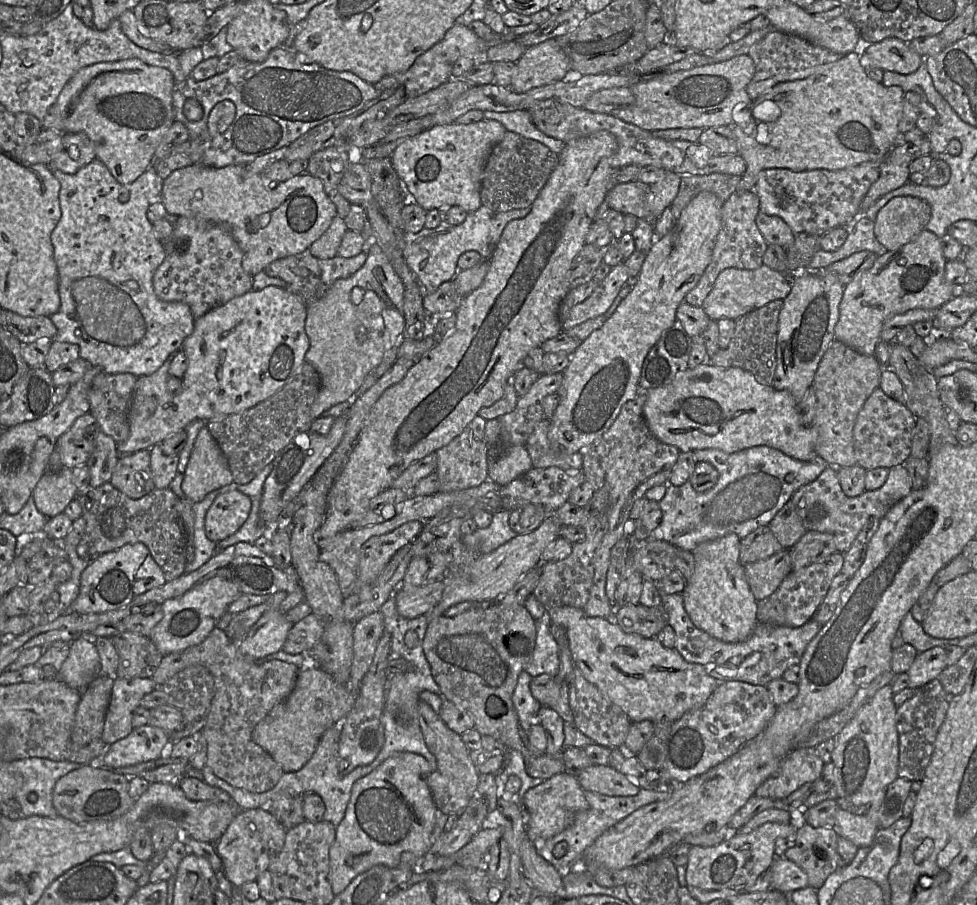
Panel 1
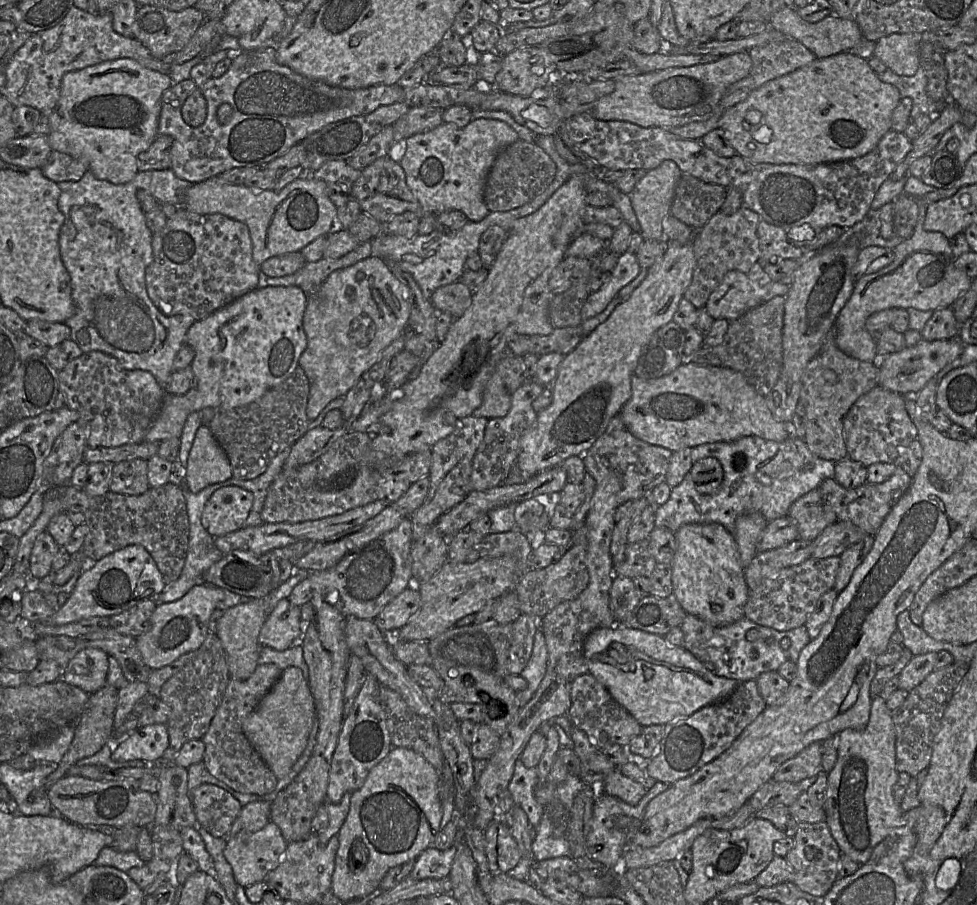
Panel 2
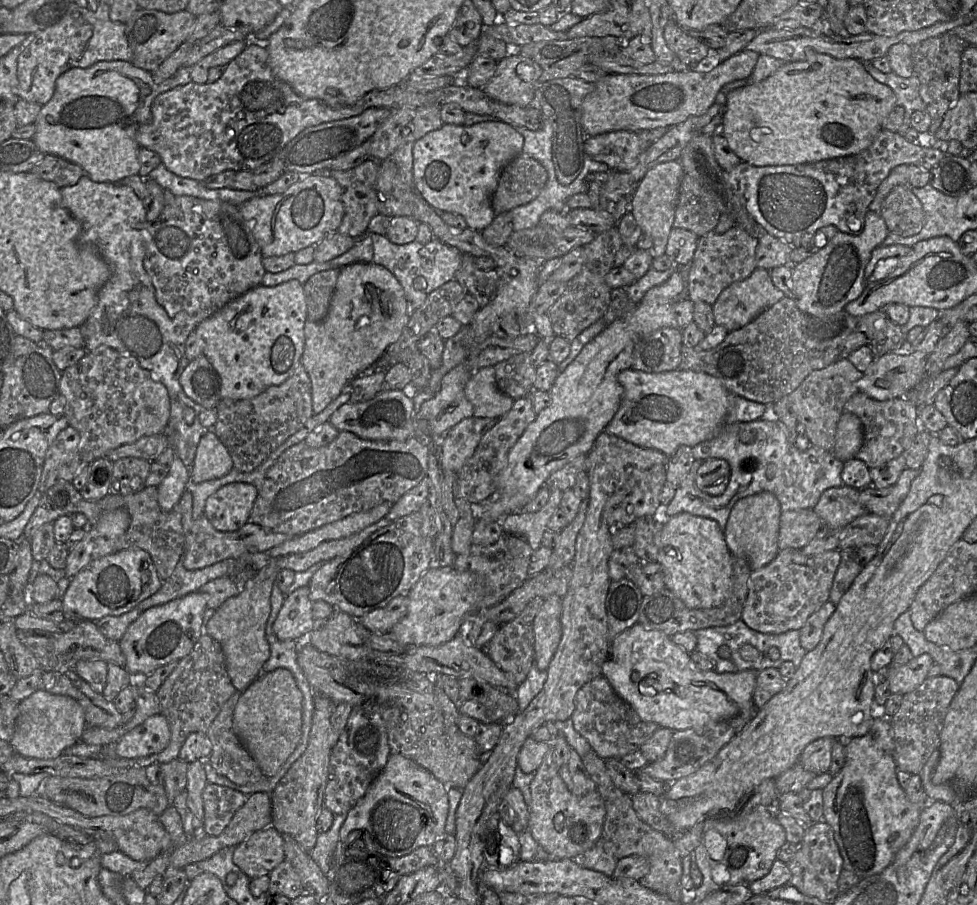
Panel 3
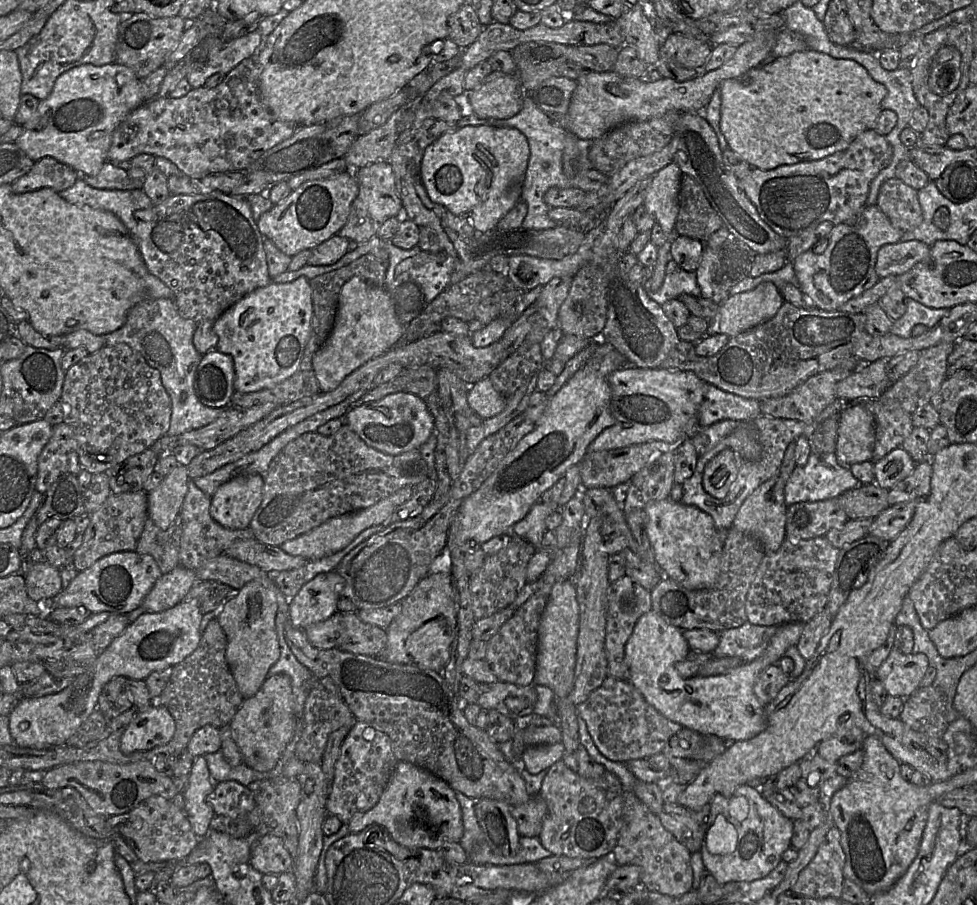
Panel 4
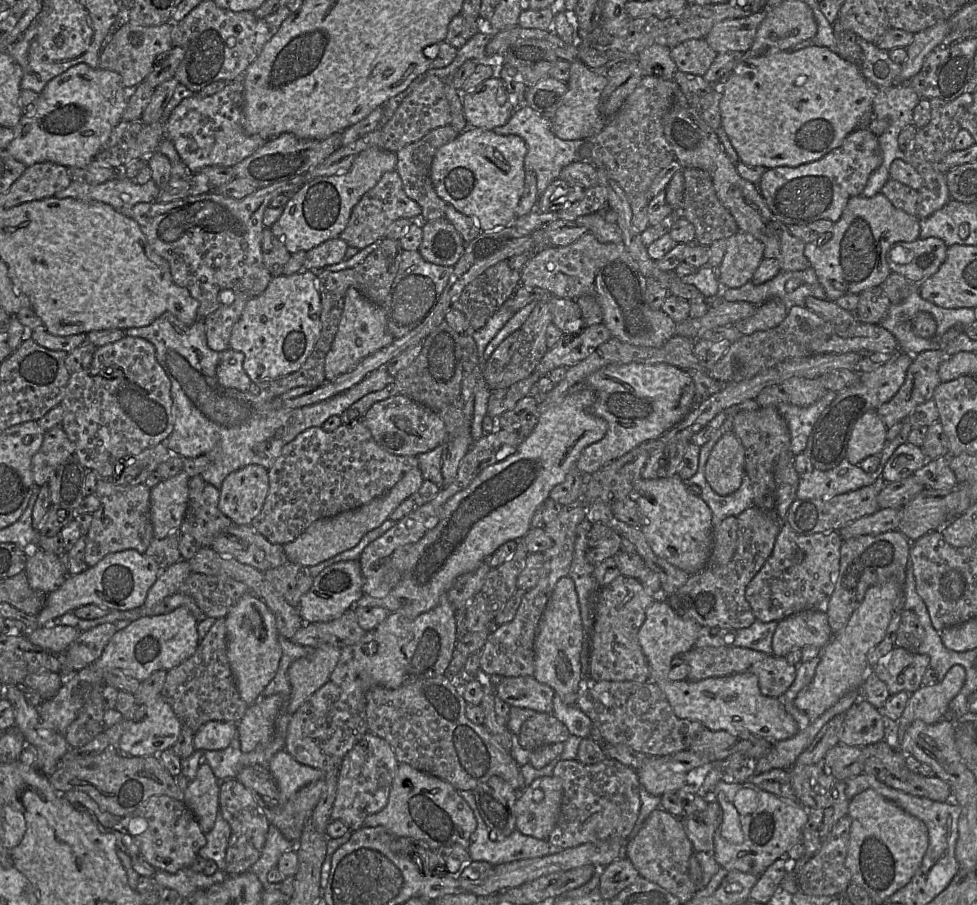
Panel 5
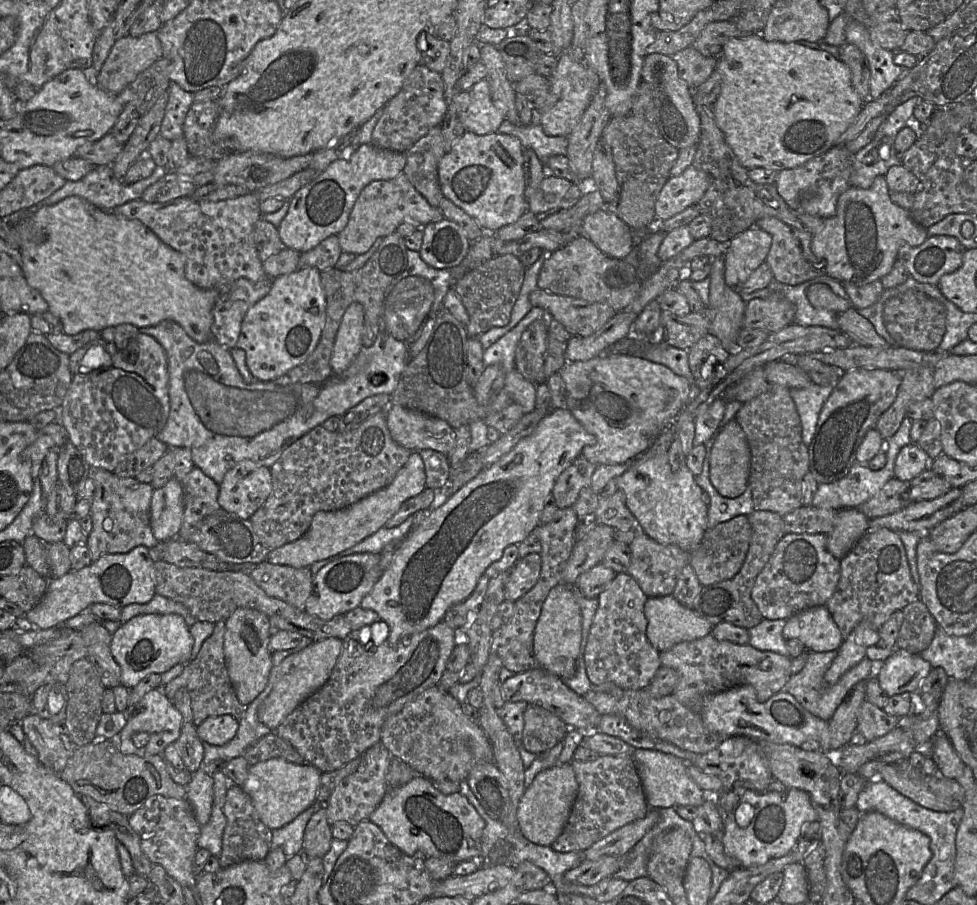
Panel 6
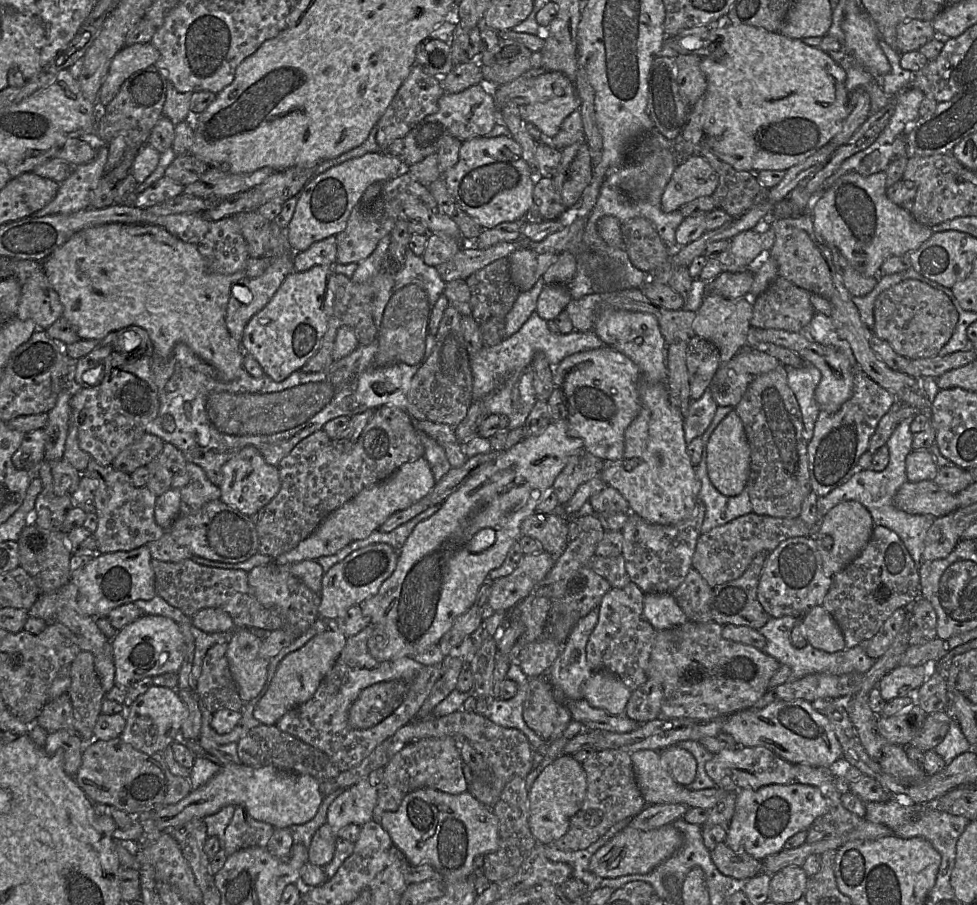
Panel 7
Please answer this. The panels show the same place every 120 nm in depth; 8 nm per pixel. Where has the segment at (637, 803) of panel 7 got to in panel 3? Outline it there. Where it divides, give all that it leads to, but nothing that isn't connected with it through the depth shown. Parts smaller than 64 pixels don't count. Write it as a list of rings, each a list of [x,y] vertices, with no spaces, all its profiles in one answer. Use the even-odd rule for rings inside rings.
[[[551,747],[545,754],[540,767],[535,771],[536,776],[530,784],[531,805],[528,829],[538,845],[543,847],[555,860],[565,858],[579,859],[602,836],[603,823],[606,815],[605,804],[597,790],[581,797],[574,795],[562,780],[559,769],[555,763],[553,749]]]

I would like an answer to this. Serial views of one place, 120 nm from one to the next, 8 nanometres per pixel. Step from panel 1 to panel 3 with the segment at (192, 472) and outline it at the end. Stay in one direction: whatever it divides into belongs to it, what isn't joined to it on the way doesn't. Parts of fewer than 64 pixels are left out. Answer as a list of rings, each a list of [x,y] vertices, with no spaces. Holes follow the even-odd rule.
[[[213,430],[206,431],[196,449],[190,468],[190,481],[201,483],[220,478],[233,468],[233,461],[226,447]]]

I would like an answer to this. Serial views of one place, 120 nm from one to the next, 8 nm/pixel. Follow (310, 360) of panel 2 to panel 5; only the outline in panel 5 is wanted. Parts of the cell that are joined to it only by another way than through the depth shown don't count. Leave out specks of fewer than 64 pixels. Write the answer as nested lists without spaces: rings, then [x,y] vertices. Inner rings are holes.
[[[354,287],[348,288],[337,333],[325,357],[324,372],[326,380],[331,381],[350,372],[362,359],[389,345],[393,340],[395,338],[387,328],[384,304],[383,306],[377,305],[364,297]]]

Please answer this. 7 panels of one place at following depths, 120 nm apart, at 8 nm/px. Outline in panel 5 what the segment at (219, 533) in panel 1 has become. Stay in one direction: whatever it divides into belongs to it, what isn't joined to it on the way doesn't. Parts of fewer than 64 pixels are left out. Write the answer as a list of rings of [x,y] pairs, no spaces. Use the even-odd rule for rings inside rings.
[[[250,464],[226,476],[219,488],[219,510],[237,525],[249,525],[269,491],[268,470]]]

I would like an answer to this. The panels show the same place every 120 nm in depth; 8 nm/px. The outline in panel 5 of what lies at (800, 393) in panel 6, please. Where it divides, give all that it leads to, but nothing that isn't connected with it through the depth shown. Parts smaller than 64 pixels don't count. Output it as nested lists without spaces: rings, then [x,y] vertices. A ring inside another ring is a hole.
[[[827,390],[818,401],[807,407],[799,407],[788,403],[781,403],[777,406],[778,412],[785,419],[789,428],[790,452],[794,456],[804,451],[814,425],[836,395],[837,392]]]

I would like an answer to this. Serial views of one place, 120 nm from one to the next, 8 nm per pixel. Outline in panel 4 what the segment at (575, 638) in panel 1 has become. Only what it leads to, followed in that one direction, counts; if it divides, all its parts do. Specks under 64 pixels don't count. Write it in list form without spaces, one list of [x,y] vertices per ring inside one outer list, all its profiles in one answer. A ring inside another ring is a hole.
[[[650,610],[638,619],[625,645],[628,681],[659,713],[684,728],[725,740],[748,740],[766,728],[765,705],[754,693],[756,680],[768,666],[778,663],[790,646],[797,645],[804,625],[802,622],[782,624],[762,655],[742,666],[723,674],[682,678],[675,664],[691,651],[683,631]]]

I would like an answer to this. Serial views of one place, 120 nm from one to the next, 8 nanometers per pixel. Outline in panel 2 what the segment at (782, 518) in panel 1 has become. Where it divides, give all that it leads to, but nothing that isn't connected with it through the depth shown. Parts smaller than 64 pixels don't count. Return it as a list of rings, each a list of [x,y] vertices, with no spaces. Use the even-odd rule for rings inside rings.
[[[819,489],[798,498],[790,506],[788,516],[797,524],[798,539],[810,542],[827,526],[838,521],[835,512],[823,501]]]

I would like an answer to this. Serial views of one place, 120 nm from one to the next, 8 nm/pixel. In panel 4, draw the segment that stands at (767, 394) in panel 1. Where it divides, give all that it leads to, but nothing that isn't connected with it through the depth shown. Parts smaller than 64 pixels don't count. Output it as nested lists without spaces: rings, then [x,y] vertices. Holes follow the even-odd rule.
[[[627,364],[611,372],[607,379],[611,388],[609,409],[615,418],[615,423],[605,428],[594,439],[587,453],[620,449],[654,440],[672,443],[679,439],[691,439],[701,429],[698,412],[705,397],[707,383],[694,372],[665,368],[638,368]]]

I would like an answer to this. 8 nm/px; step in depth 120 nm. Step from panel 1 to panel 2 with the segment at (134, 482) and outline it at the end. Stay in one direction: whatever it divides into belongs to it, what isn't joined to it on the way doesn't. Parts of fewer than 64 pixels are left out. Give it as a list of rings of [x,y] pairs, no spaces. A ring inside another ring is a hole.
[[[141,458],[116,463],[112,470],[110,491],[118,494],[141,495],[149,488],[148,460]]]

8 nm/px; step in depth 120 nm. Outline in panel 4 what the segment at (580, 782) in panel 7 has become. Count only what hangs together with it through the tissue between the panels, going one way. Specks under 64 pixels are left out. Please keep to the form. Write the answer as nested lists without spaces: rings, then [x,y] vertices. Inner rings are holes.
[[[535,795],[524,804],[511,806],[510,813],[517,822],[521,836],[538,837],[547,813],[547,804],[540,795]]]

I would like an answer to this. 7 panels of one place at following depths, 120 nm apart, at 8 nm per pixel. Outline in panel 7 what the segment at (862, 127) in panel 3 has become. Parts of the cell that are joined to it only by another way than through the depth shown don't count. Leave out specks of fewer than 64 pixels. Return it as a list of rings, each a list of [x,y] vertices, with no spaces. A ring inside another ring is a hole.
[[[726,17],[718,25],[711,25],[709,36],[705,41],[715,41],[719,38],[719,46],[710,55],[703,57],[700,68],[707,80],[704,94],[703,132],[706,143],[714,154],[722,161],[739,171],[757,172],[761,170],[783,170],[800,164],[814,155],[819,149],[831,141],[841,131],[849,116],[849,97],[846,88],[846,72],[820,47],[811,47],[800,39],[789,38],[780,32],[770,32],[764,28],[750,25],[734,24]]]

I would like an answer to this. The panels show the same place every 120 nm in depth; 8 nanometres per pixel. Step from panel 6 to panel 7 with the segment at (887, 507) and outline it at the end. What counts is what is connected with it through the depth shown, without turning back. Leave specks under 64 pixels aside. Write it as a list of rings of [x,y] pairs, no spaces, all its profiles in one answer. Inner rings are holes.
[[[932,480],[907,481],[895,494],[894,505],[909,514],[934,518],[946,516],[959,508],[956,495],[947,492]]]

